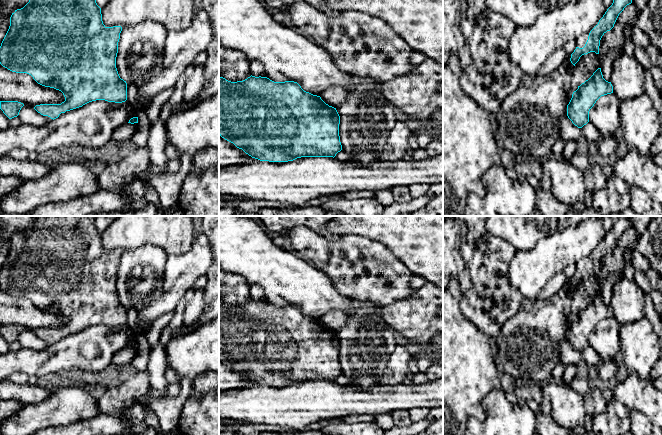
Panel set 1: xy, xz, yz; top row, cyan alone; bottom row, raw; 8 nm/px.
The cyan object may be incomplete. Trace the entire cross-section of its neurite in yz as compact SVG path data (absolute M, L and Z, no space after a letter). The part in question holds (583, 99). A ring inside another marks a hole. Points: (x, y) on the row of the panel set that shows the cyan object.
M601 68L578 86L573 92L572 98L567 105L567 116L578 128L582 128L589 122L589 111L596 101L604 95L613 93L611 82L603 78Z

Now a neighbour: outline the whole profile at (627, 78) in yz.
M623 53L613 62L610 82L620 101L644 94L644 78L645 69L633 56Z

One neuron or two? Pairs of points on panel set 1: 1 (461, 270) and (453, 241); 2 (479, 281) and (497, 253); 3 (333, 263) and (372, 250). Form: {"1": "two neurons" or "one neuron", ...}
{"1": "one neuron", "2": "one neuron", "3": "one neuron"}

